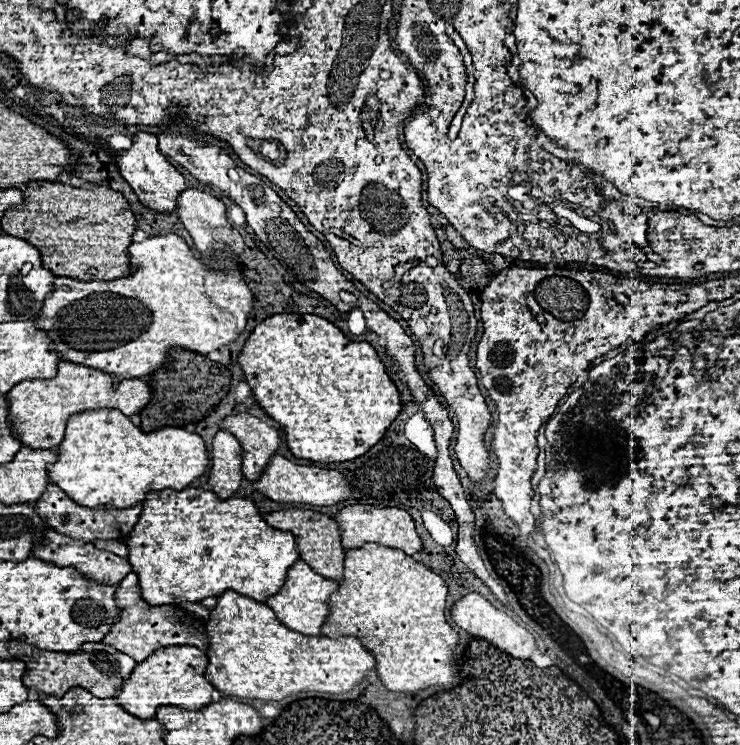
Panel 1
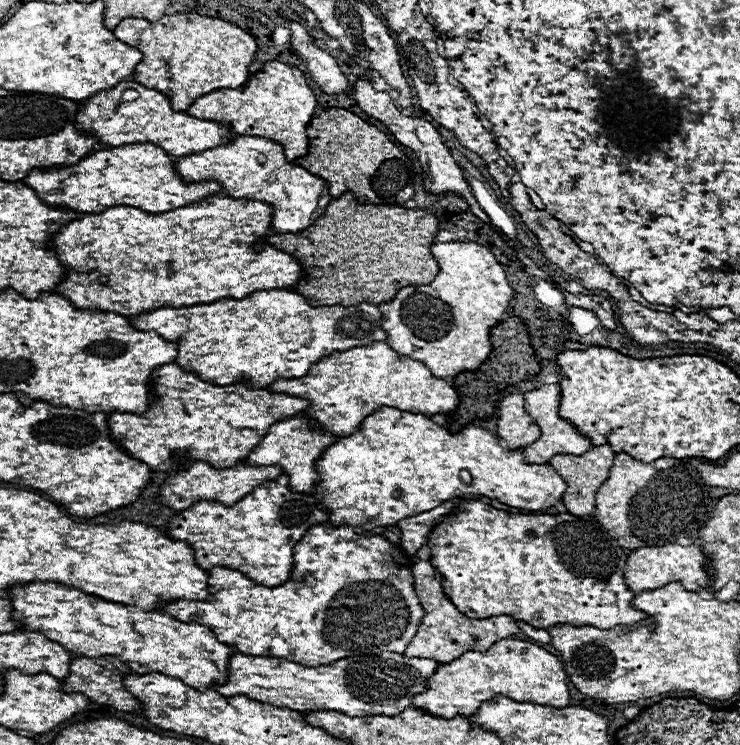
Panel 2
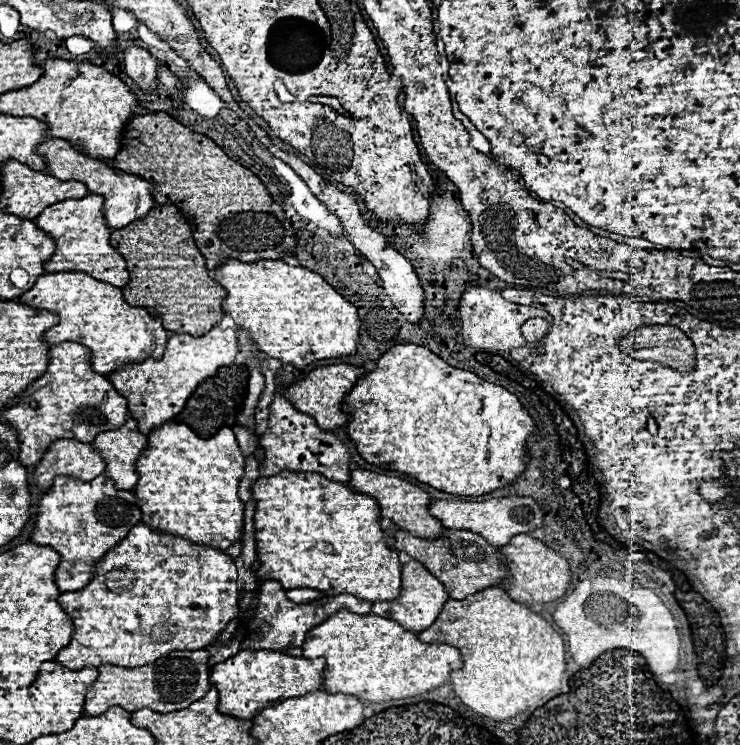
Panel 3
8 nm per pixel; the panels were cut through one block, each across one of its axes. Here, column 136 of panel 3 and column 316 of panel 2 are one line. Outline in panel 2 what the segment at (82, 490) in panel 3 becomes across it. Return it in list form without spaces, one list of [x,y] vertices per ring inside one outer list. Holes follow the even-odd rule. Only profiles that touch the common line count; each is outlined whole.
[[[288,476],[272,484],[262,484],[256,492],[242,496],[232,506],[218,502],[198,502],[170,520],[166,534],[174,540],[192,544],[194,560],[200,568],[226,566],[246,574],[256,584],[278,586],[292,572],[292,548],[316,524],[326,524],[328,514],[316,504],[316,498],[306,492],[288,490]]]

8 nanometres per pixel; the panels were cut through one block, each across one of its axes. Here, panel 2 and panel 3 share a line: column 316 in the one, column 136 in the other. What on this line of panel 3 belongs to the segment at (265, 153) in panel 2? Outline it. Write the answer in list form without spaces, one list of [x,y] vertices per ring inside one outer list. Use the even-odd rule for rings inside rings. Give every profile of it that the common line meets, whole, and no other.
[[[52,138],[52,140],[46,140],[44,144],[36,146],[36,154],[40,154],[46,162],[46,174],[58,178],[58,180],[78,180],[82,184],[86,184],[88,192],[90,194],[98,194],[104,198],[104,204],[102,204],[102,212],[104,212],[104,218],[106,218],[106,224],[112,228],[112,230],[118,230],[118,228],[124,228],[126,224],[146,216],[146,212],[156,204],[150,190],[152,190],[152,184],[142,180],[140,176],[134,176],[134,174],[126,174],[122,170],[116,170],[116,168],[108,168],[102,160],[98,158],[90,158],[86,154],[80,154],[76,152],[68,142],[64,140],[58,140],[58,138]]]

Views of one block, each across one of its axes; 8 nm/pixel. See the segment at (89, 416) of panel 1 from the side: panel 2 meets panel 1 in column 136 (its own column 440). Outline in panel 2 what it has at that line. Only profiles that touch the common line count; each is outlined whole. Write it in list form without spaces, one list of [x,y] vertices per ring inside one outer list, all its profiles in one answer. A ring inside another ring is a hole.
[[[382,408],[366,416],[354,434],[338,438],[334,444],[330,444],[330,448],[324,450],[322,456],[316,460],[316,472],[322,476],[322,480],[316,484],[314,496],[320,502],[320,508],[330,514],[328,524],[360,526],[362,530],[372,530],[376,526],[394,526],[402,518],[428,512],[450,498],[466,494],[496,498],[498,502],[514,508],[546,512],[548,508],[560,502],[562,494],[568,488],[550,464],[526,464],[522,450],[508,450],[500,446],[500,440],[484,428],[466,426],[460,432],[450,434],[446,428],[434,424],[422,414],[402,412],[396,408]],[[462,470],[470,474],[468,484],[460,480]]]

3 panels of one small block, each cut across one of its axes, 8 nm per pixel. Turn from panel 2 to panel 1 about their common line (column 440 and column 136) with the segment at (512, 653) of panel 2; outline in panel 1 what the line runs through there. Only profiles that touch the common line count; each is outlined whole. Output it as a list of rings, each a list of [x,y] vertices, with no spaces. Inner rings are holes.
[[[168,646],[156,650],[150,658],[140,662],[134,672],[124,680],[122,690],[116,692],[116,702],[136,718],[154,718],[156,708],[164,704],[180,706],[186,710],[200,710],[212,702],[212,684],[204,680],[204,670],[208,666],[206,652],[194,646]]]

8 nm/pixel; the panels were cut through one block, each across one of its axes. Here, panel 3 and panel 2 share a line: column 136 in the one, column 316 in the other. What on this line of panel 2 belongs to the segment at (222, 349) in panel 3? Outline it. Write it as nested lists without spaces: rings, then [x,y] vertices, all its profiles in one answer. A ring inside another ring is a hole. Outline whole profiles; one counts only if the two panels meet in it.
[[[372,342],[368,346],[356,346],[344,352],[336,350],[312,364],[306,376],[274,380],[268,388],[272,392],[306,398],[310,406],[302,412],[302,416],[316,420],[326,432],[336,436],[354,434],[368,414],[384,406],[418,414],[446,414],[458,406],[458,394],[452,384],[432,376],[430,370],[418,360],[396,354],[386,342]]]

